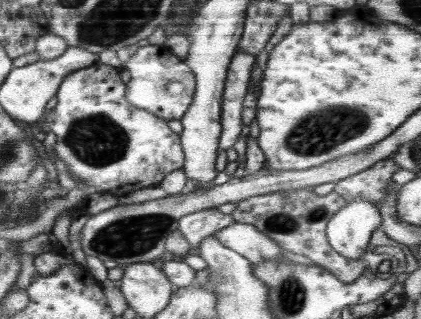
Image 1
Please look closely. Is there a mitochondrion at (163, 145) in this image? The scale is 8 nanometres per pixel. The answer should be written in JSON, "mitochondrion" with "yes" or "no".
{"mitochondrion":"no"}

